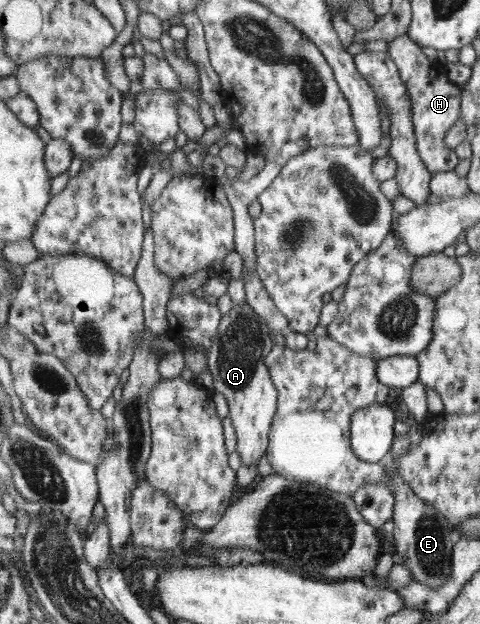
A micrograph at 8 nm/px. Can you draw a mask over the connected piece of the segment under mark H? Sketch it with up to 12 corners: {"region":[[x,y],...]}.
{"region":[[407,35],[388,41],[413,102],[430,174],[454,171],[446,145],[460,88]]}

